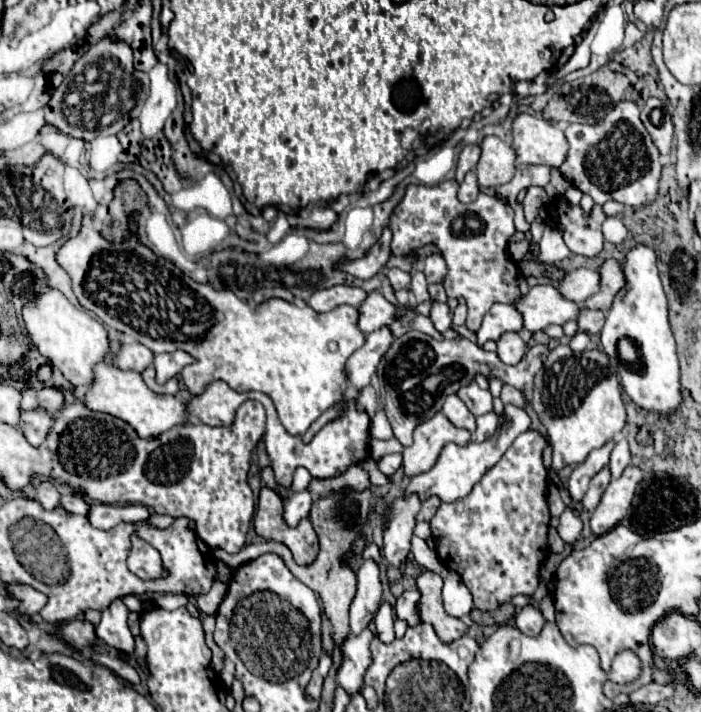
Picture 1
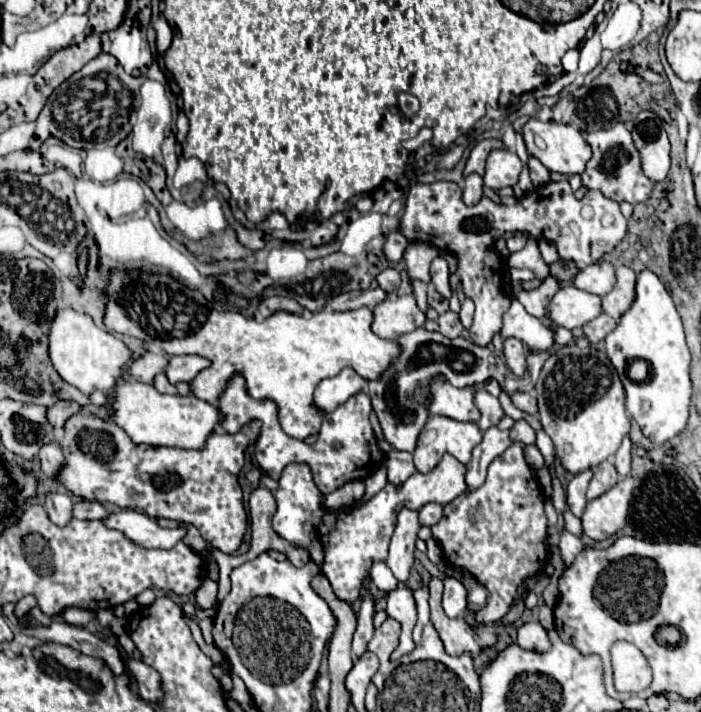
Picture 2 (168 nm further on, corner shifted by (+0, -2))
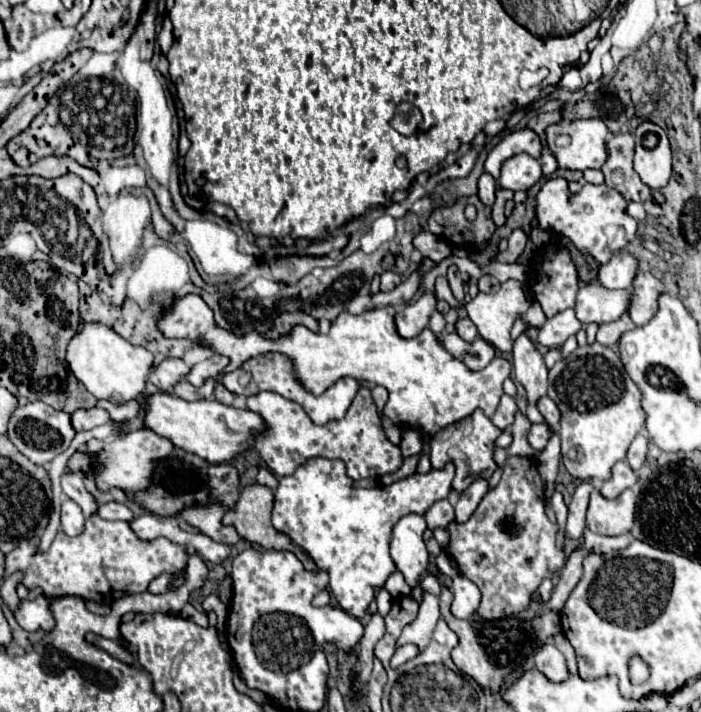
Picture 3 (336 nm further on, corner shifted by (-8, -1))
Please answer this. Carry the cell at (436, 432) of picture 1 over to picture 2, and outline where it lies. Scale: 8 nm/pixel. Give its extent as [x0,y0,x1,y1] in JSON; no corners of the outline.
[414,416,482,472]

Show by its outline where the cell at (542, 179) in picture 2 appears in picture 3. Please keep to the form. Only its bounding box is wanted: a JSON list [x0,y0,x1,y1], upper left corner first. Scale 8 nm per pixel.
[540,149,558,177]

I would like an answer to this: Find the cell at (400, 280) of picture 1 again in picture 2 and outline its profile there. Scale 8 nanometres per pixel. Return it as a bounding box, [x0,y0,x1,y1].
[376,268,400,294]

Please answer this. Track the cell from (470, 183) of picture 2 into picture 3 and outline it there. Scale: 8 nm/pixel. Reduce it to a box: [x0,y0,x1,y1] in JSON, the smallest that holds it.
[478,173,496,205]

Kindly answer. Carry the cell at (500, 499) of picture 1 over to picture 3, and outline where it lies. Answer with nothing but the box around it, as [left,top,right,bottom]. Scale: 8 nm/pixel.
[446,457,566,621]

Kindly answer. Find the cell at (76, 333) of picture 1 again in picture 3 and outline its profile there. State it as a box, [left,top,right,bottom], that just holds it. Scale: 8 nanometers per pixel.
[66,321,154,403]

